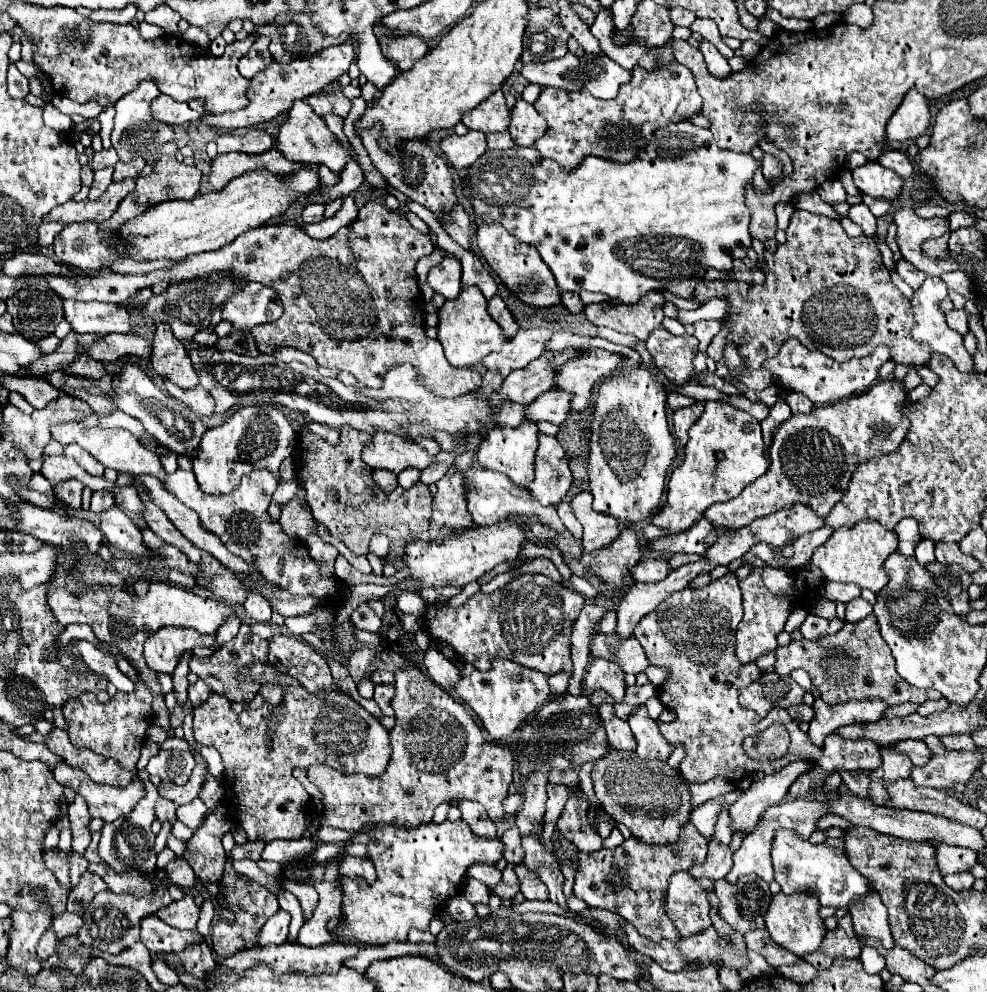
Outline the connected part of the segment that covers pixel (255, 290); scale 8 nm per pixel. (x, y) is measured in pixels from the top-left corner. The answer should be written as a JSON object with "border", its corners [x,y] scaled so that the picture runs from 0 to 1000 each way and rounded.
{"border":[[[252,284],[242,290],[226,306],[224,323],[234,325],[238,335],[252,335],[262,327],[273,327],[283,323],[287,317],[287,306],[281,294],[262,284]]]}

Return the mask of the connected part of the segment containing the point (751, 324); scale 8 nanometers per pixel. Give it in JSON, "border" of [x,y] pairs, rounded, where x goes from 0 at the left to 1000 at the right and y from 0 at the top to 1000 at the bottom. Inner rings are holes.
{"border":[[[805,212],[805,214],[803,214],[801,226],[799,226],[799,230],[797,230],[797,246],[789,248],[787,254],[783,256],[783,268],[781,268],[781,272],[777,274],[777,282],[775,282],[771,288],[759,292],[759,288],[753,286],[753,284],[726,282],[726,284],[710,284],[710,286],[706,286],[704,292],[702,292],[702,302],[710,304],[710,306],[714,306],[718,300],[724,300],[724,298],[726,298],[726,300],[735,300],[735,302],[739,304],[739,308],[737,308],[735,327],[730,329],[728,337],[720,343],[720,347],[718,347],[718,351],[716,351],[716,359],[722,361],[724,365],[735,367],[733,353],[735,353],[735,349],[743,347],[743,349],[747,351],[749,359],[751,359],[751,367],[755,369],[755,373],[753,373],[753,375],[747,375],[745,379],[747,379],[749,385],[753,385],[757,391],[761,391],[761,393],[765,393],[765,395],[771,395],[771,393],[783,389],[783,381],[779,379],[779,373],[773,371],[773,365],[775,365],[777,361],[783,361],[783,359],[789,355],[789,347],[793,347],[797,341],[807,341],[814,349],[818,349],[818,351],[822,351],[822,353],[830,353],[830,355],[834,355],[836,359],[844,361],[846,365],[858,365],[858,363],[862,363],[862,361],[866,361],[866,359],[868,359],[868,361],[874,361],[874,359],[882,357],[882,355],[889,351],[889,347],[897,347],[897,349],[903,351],[903,363],[905,363],[907,367],[939,367],[939,365],[943,363],[943,359],[945,359],[945,353],[943,353],[939,347],[933,347],[933,345],[929,345],[929,343],[923,341],[921,335],[923,335],[923,331],[925,331],[925,327],[927,327],[925,317],[923,317],[923,306],[921,306],[921,302],[905,288],[903,278],[899,278],[899,270],[897,270],[895,264],[893,264],[893,256],[889,254],[887,244],[884,244],[882,240],[878,240],[878,238],[860,240],[848,222],[840,222],[840,220],[836,220],[836,218],[822,216],[822,214],[816,214],[816,212]],[[842,323],[846,323],[846,331],[838,331],[838,327],[842,327]]]}

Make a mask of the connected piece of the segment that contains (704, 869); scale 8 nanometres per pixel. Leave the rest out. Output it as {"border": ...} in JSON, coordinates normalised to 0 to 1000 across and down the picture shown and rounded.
{"border":[[[720,847],[714,869],[702,871],[698,881],[702,885],[716,885],[716,887],[722,887],[722,889],[728,887],[728,885],[735,885],[739,875],[741,875],[741,863],[743,863],[743,859],[739,857],[737,851]]]}

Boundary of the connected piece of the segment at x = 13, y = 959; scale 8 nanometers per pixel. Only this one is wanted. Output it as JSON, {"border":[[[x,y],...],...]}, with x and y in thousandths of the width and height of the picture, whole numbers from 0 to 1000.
{"border":[[[46,911],[44,919],[35,919],[35,923],[27,919],[15,917],[13,923],[13,938],[11,938],[11,952],[9,952],[9,974],[13,976],[23,976],[27,982],[35,984],[42,978],[42,970],[37,966],[37,952],[44,940],[52,933],[52,923],[48,923]]]}

